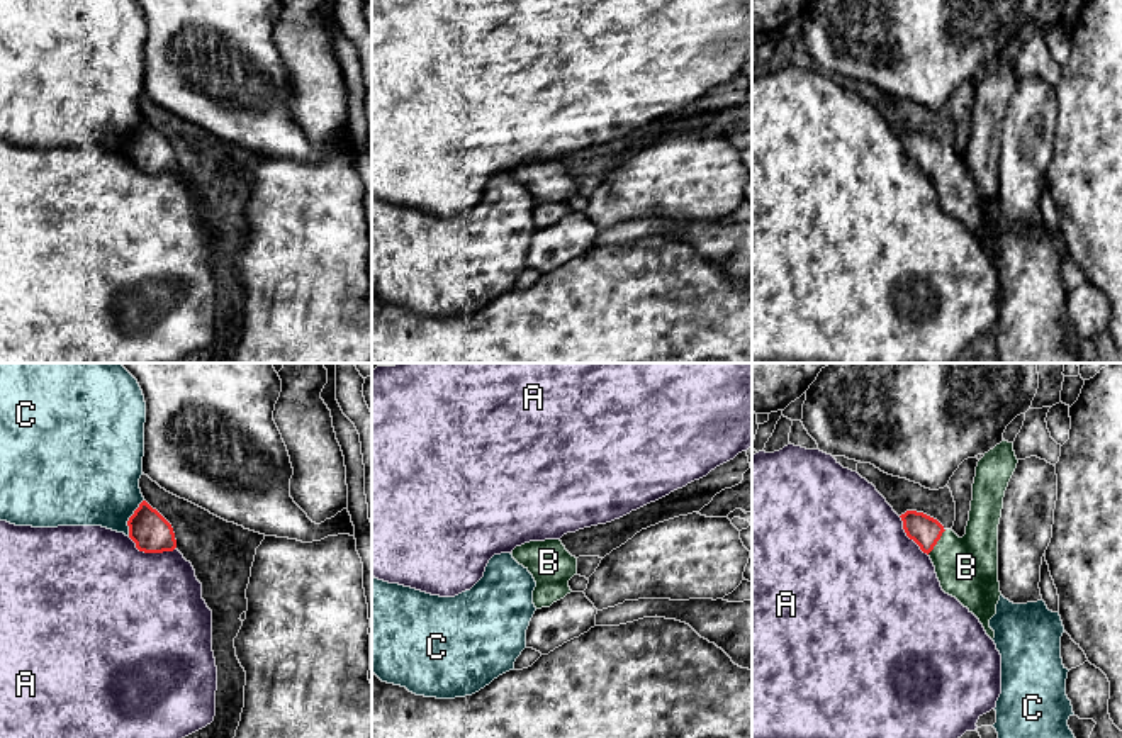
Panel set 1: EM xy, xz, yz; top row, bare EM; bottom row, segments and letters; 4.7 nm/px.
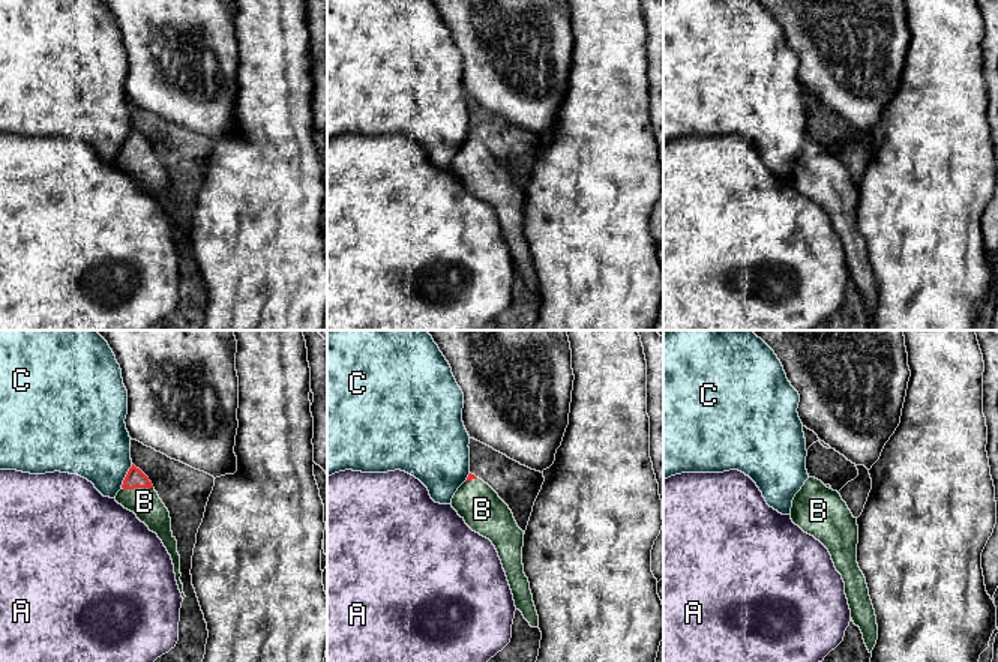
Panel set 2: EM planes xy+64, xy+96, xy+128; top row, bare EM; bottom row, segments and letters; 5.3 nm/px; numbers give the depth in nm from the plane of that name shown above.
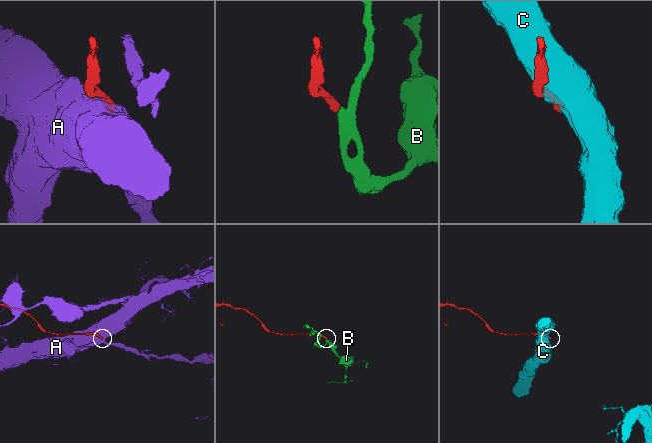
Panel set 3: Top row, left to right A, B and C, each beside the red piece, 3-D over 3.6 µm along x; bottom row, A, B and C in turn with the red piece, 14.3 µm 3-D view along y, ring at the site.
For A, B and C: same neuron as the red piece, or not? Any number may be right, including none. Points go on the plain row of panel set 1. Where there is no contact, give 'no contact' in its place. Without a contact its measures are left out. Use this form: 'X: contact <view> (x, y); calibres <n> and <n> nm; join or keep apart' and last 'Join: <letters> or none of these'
A: contact xy (151, 172); calibres 190 and 500 nm; keep apart
B: contact yz (937, 160); calibres 150 and 300 nm; join
C: contact xy (129, 138); calibres 190 and 440 nm; keep apart
Join: B

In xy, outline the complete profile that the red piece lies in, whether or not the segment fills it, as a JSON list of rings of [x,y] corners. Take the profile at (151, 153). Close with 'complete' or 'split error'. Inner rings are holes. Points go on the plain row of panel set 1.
[[[146,120],[139,124],[127,141],[129,158],[144,173],[163,173],[177,168],[171,144]]] | complete

